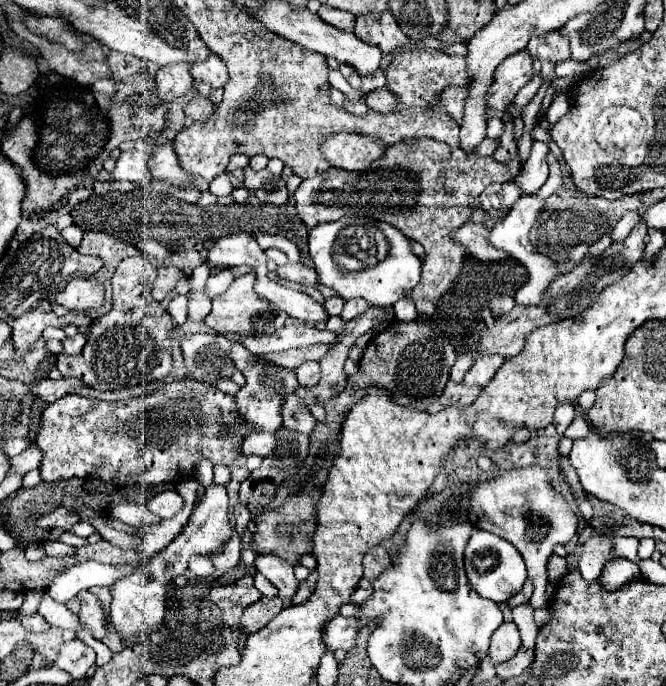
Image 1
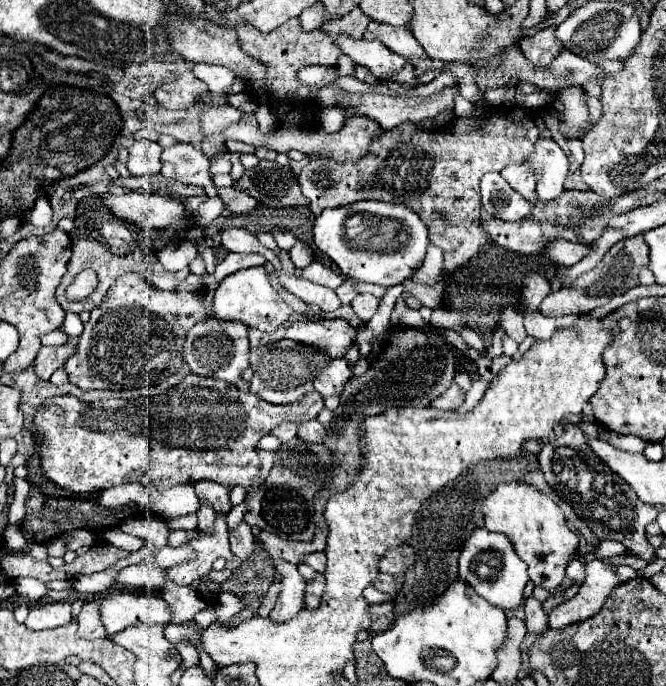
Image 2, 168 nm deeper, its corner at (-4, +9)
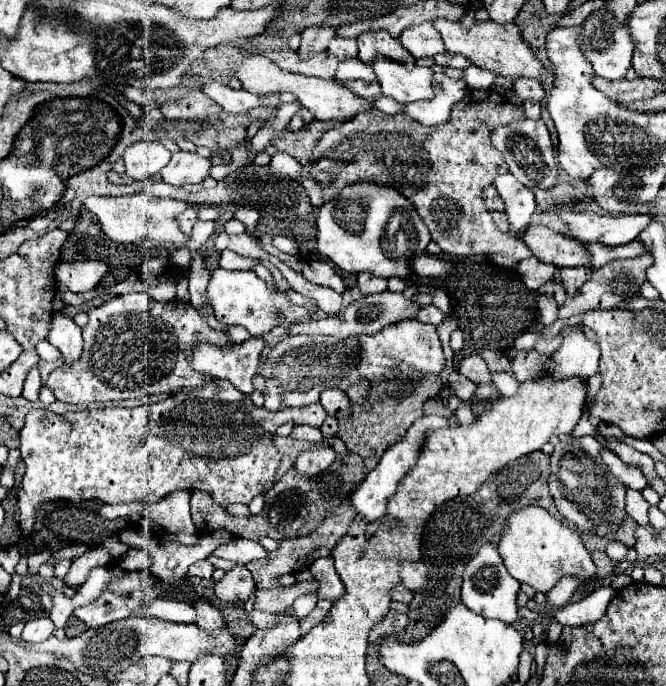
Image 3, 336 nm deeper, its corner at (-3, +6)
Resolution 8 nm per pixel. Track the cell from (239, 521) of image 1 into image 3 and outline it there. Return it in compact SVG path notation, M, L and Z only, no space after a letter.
M236 566L232 568L230 572L226 572L224 580L216 582L214 584L214 592L216 596L226 602L226 604L244 604L248 602L248 598L252 596L256 584L254 584L254 578L252 574L248 572L246 566Z

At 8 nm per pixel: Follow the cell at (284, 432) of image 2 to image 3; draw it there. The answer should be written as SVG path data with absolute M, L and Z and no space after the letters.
M296 426L296 428L292 430L292 434L290 434L290 436L298 438L298 440L308 440L308 442L316 442L316 444L324 440L324 436L322 436L320 428L312 428L312 426Z

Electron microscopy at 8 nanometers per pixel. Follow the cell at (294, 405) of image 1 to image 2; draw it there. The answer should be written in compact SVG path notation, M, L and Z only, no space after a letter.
M311 419L311 421L299 423L297 435L299 435L303 441L321 443L321 441L323 441L323 437L325 437L325 429L323 429L323 425L321 425L317 419Z

